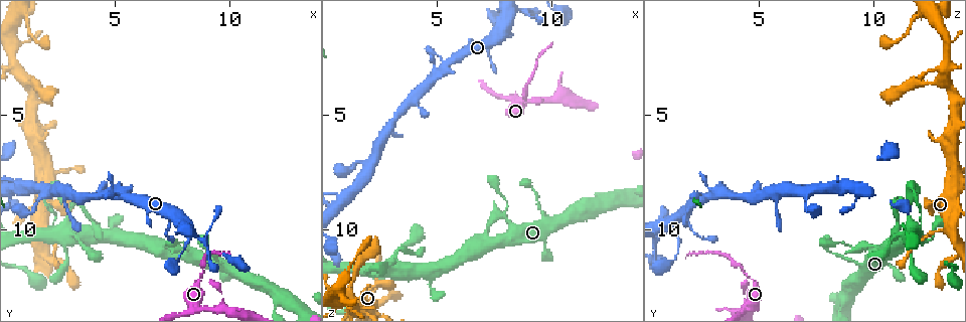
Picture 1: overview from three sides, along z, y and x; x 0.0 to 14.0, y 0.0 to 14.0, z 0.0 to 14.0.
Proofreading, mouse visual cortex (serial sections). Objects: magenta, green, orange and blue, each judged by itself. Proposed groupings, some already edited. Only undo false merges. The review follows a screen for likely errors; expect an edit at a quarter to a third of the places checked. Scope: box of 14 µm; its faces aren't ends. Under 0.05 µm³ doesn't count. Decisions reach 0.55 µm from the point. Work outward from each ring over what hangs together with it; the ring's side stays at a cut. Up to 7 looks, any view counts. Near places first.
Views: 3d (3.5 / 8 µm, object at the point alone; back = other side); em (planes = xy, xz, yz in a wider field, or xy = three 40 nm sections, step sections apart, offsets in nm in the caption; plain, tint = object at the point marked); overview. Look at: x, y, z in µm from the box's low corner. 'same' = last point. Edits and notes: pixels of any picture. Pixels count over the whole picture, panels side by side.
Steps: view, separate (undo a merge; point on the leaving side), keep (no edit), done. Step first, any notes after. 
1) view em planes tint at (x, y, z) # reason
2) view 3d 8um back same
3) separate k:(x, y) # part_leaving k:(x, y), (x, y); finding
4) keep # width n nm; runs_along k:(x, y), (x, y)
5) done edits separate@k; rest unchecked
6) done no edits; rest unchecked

view 3d 3.5um at (1.8, 10.0, 13.2) # branch point

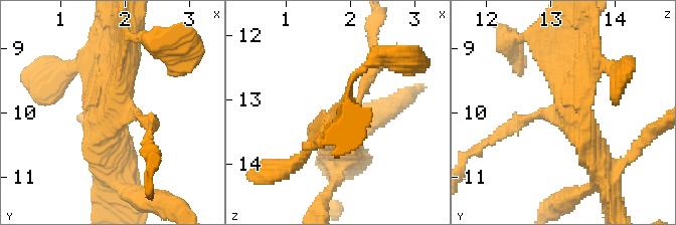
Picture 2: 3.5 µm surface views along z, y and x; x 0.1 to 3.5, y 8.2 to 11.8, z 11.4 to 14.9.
view em planes tint at (1.90, 9.90, 13.25)

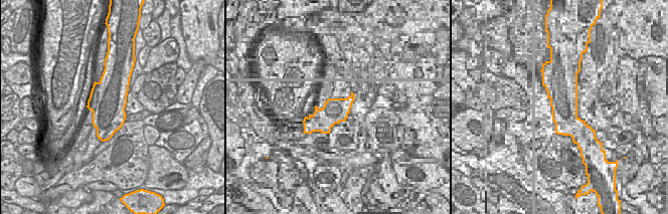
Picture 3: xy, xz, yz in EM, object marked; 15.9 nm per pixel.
keep # runs_along 2:(554, 41), (601, 165); continuous, no second cell

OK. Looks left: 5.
view 3d 3.5um at (7.9, 10.8, 9.5) # arms part here

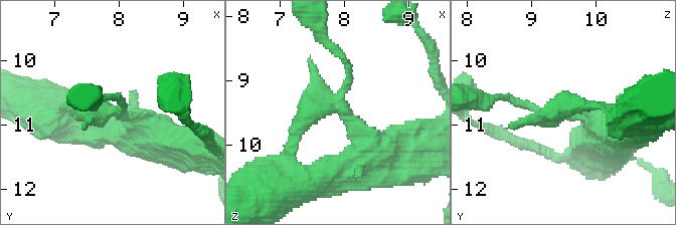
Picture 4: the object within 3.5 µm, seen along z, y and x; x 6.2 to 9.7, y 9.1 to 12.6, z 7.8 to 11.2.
view em xy step 5 tint at (7.95, 10.75, 9.40)

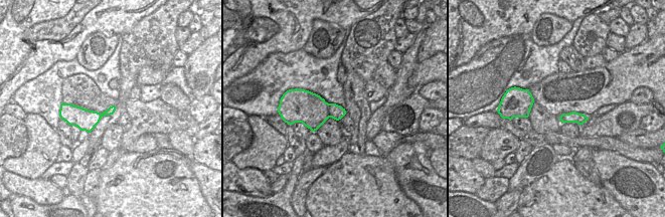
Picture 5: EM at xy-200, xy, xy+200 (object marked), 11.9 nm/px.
keep # runs_along 4:(380, 161), (340, 106), (350, 71), (337, 50); continuous, no second cell

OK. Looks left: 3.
view 3d 3.5um at (8.7, 11.9, 4.4) # thick turns thin

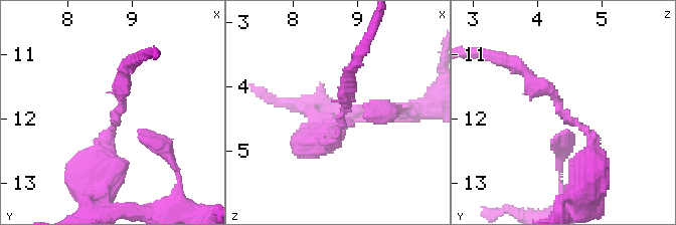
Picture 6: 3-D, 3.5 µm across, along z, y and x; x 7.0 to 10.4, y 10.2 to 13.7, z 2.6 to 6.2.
view em xy step 3 plain at (8.80, 11.85, 4.35) # now the EM

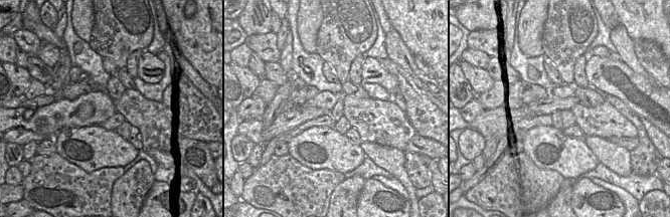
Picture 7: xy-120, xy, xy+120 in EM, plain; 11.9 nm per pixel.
view em xy step 3 tint same # with the object marked

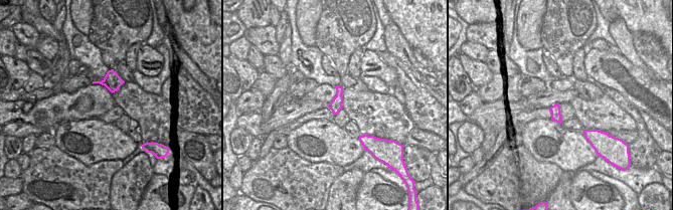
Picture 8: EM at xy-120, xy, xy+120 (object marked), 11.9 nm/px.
separate 6:(125, 88) # arm_widths 150, 200 nm; part_leaving 6:(122, 101), (122, 73), (144, 52); two cells meet here

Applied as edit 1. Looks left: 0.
done edits separate@6; rest unchecked

